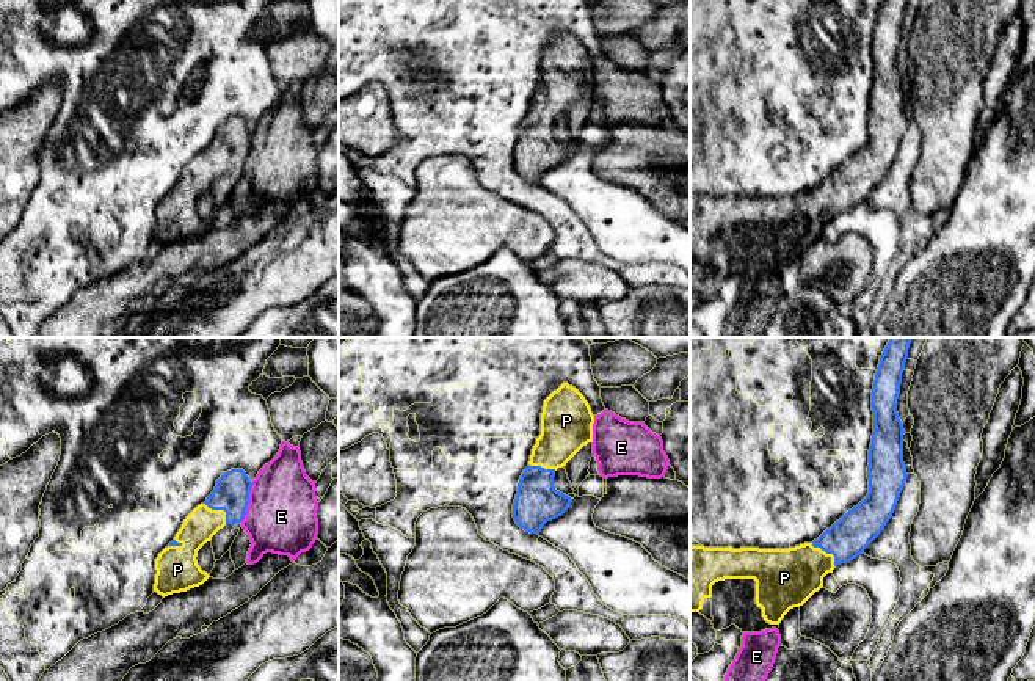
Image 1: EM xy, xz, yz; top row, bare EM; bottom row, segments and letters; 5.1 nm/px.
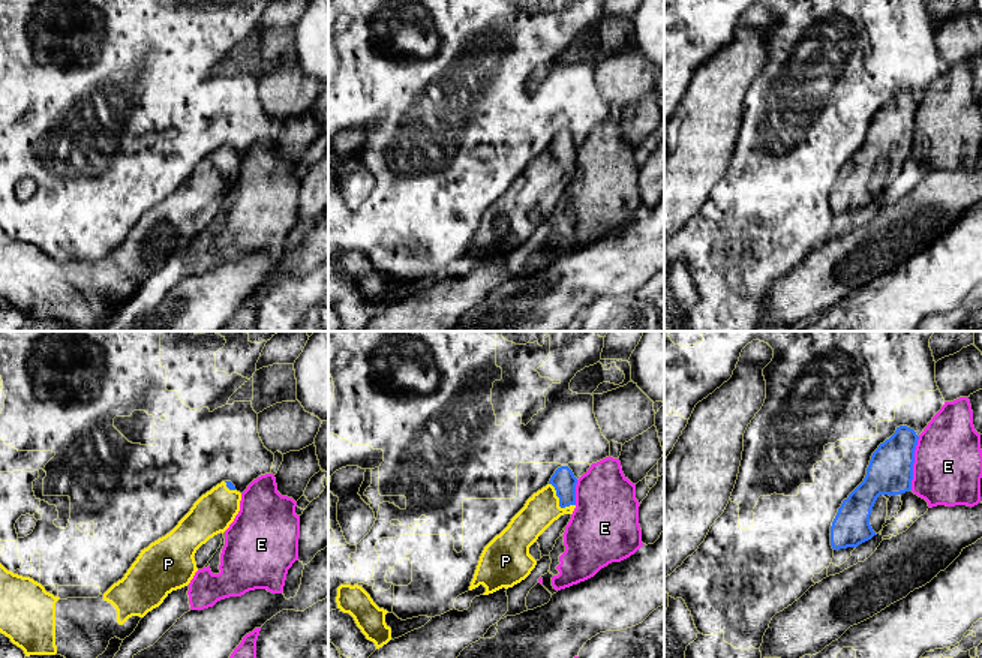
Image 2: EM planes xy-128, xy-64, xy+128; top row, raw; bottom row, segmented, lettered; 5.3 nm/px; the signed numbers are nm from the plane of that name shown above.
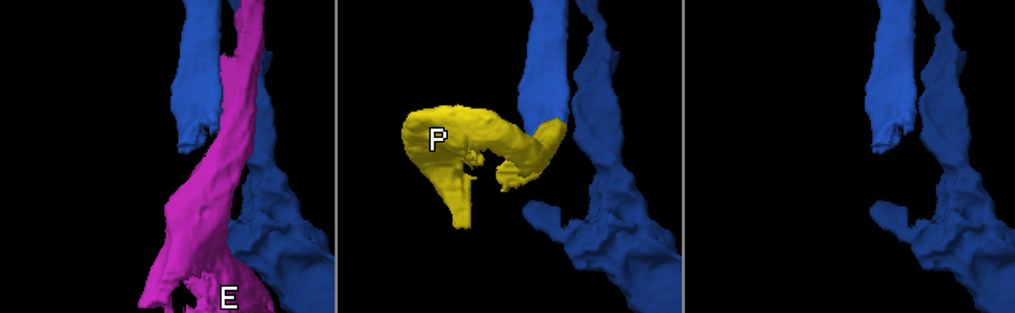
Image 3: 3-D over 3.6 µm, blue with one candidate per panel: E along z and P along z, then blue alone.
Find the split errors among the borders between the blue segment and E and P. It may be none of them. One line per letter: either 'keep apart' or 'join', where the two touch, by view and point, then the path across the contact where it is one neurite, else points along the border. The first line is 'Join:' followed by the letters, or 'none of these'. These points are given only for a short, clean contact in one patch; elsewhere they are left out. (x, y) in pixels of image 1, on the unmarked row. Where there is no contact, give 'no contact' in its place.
Join: P
E: keep apart; contact xy (248, 151)
P: join; contact yz (828, 201)

